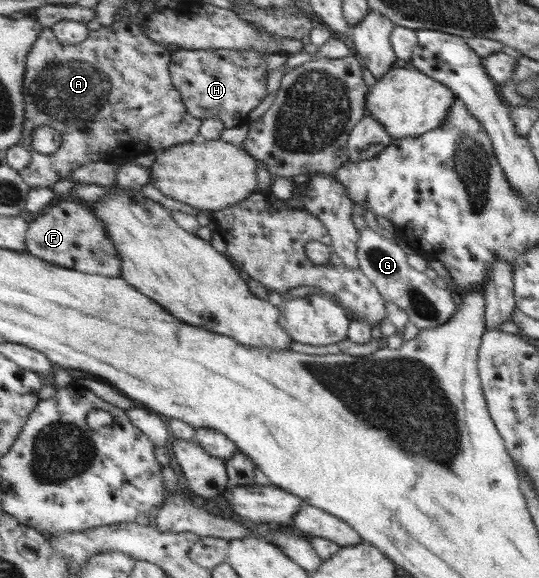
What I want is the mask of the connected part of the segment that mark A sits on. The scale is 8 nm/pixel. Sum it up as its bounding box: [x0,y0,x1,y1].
[19,21,203,188]

